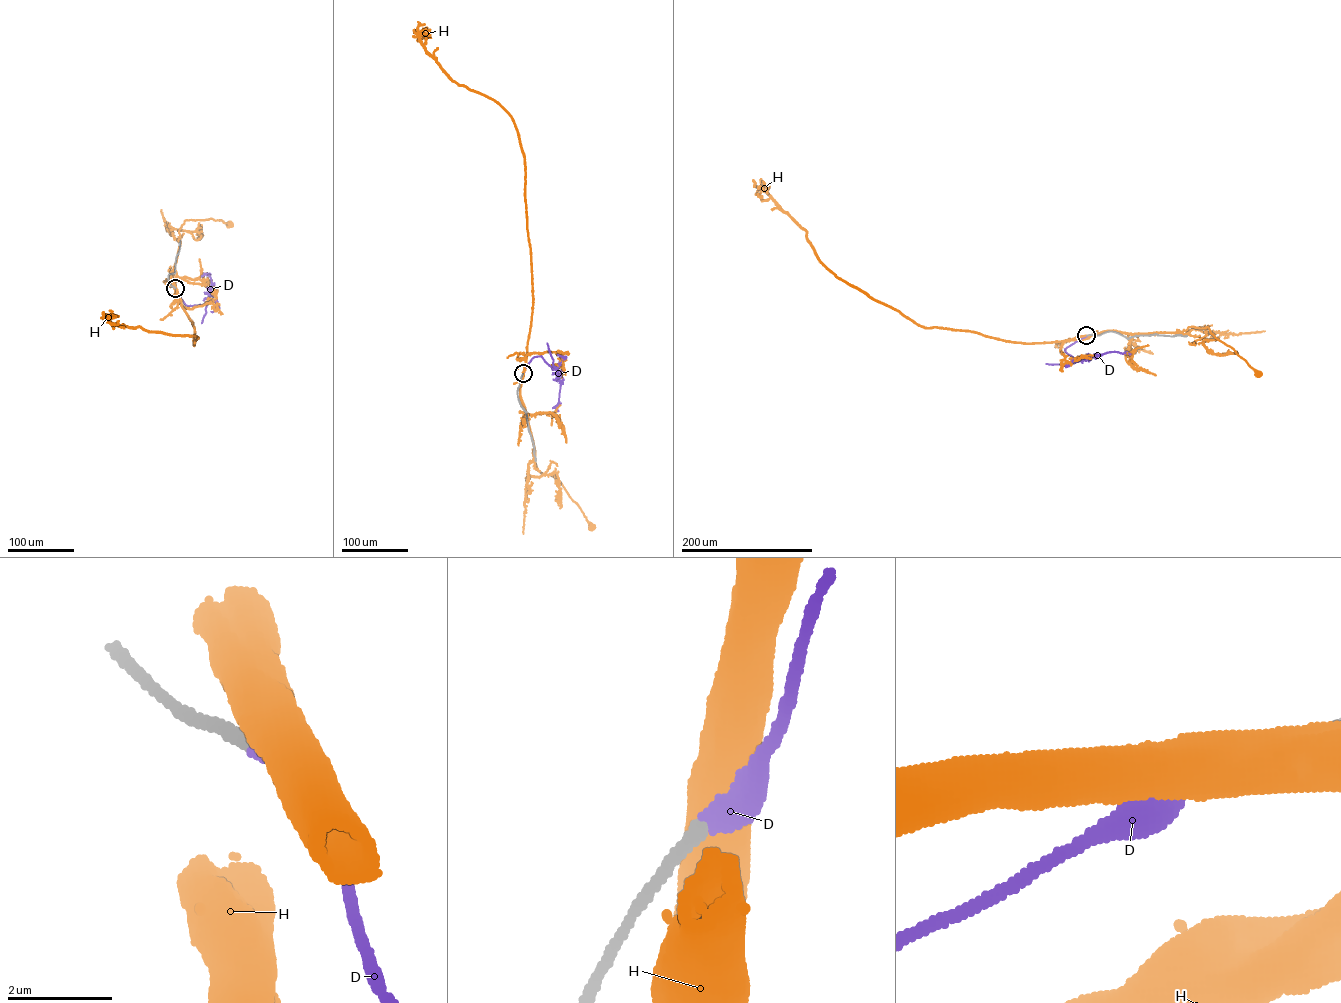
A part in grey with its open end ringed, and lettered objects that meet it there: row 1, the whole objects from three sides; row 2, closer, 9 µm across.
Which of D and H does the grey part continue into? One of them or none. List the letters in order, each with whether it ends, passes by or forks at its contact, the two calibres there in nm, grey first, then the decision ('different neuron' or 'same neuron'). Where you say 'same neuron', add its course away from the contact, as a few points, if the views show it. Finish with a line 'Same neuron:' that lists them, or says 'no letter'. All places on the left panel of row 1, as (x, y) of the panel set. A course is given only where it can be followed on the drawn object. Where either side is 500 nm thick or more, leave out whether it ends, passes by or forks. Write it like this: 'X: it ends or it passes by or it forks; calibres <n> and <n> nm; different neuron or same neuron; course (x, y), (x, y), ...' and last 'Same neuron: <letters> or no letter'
D: it ends; calibres 280 and 460 nm; same neuron; course (175, 288), (185, 304), (203, 304), (209, 298), (212, 284), (209, 275), (204, 274), (207, 272)
H: calibres 300 and 750 nm; different neuron
Same neuron: D

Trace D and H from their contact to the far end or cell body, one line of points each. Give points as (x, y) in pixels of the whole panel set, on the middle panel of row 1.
D: (523, 373), (532, 358), (538, 356), (557, 370), (560, 384), (555, 406), (558, 411)
H: (523, 374), (520, 399), (537, 470), (559, 481), (592, 527)

